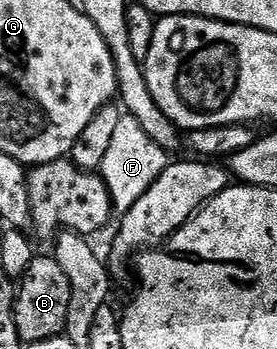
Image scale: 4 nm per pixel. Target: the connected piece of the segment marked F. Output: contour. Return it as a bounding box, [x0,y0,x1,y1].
[100,115,168,215]

